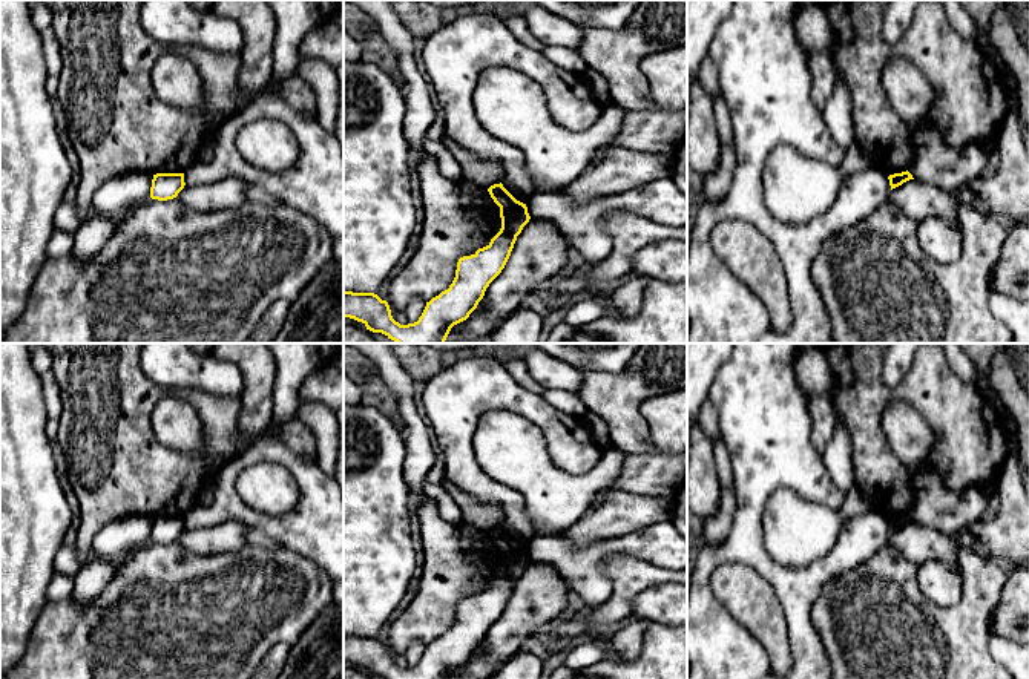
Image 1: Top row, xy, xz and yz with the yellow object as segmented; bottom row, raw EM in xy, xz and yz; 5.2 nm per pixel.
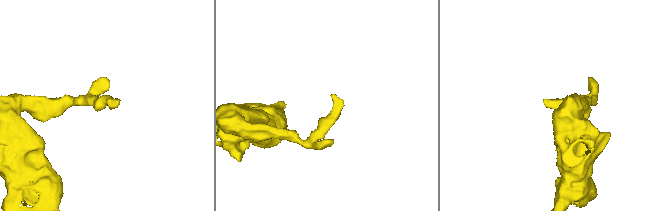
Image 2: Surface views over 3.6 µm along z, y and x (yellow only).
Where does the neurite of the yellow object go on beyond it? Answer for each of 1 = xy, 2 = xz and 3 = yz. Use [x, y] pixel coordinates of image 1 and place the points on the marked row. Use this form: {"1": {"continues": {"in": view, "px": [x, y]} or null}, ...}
{"1": {"continues": null}, "2": {"continues": null}, "3": {"continues": null}}

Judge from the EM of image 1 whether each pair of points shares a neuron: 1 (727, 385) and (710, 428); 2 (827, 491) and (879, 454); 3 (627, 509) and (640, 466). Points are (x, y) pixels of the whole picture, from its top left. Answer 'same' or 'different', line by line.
1: different
2: different
3: different

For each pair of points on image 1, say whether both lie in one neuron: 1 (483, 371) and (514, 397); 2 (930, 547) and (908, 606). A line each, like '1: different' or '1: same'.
1: same
2: different

